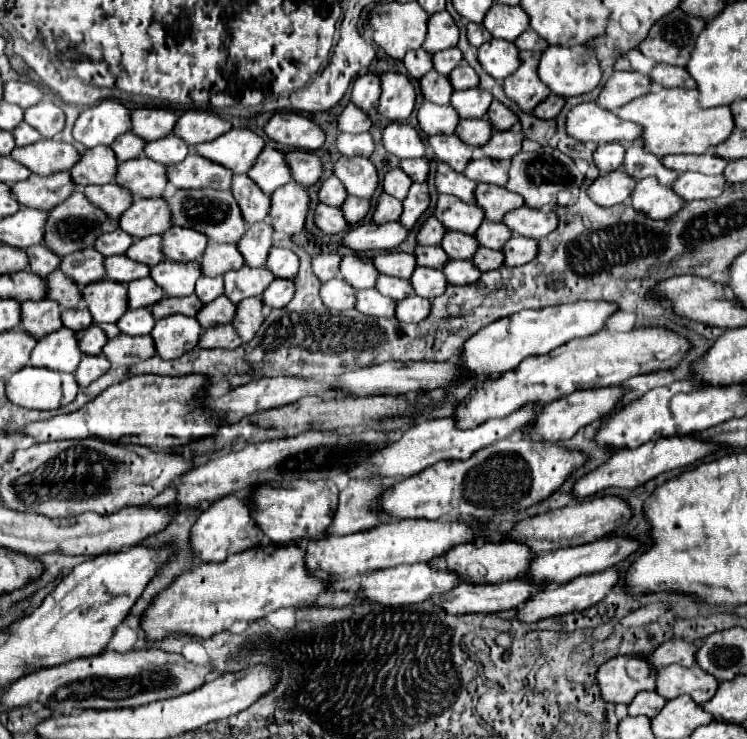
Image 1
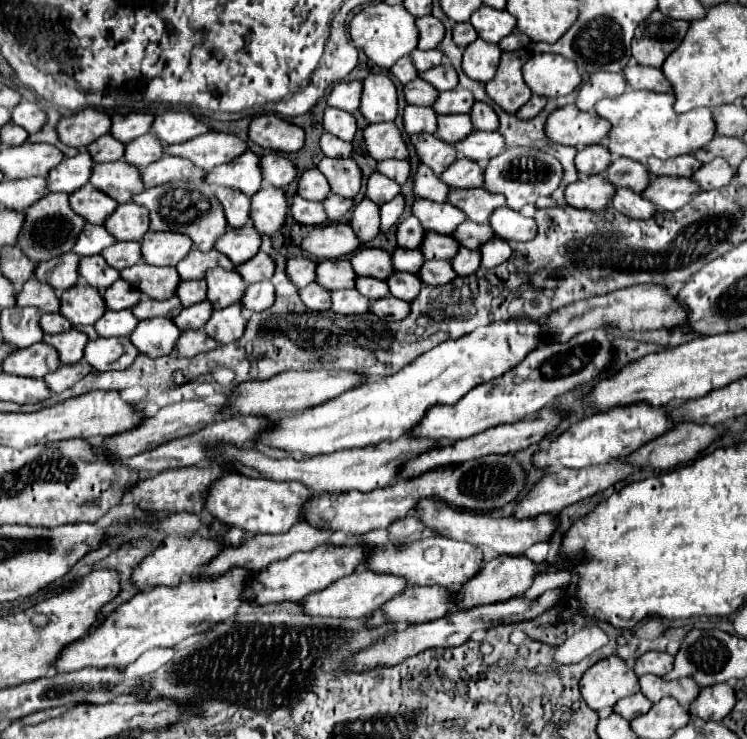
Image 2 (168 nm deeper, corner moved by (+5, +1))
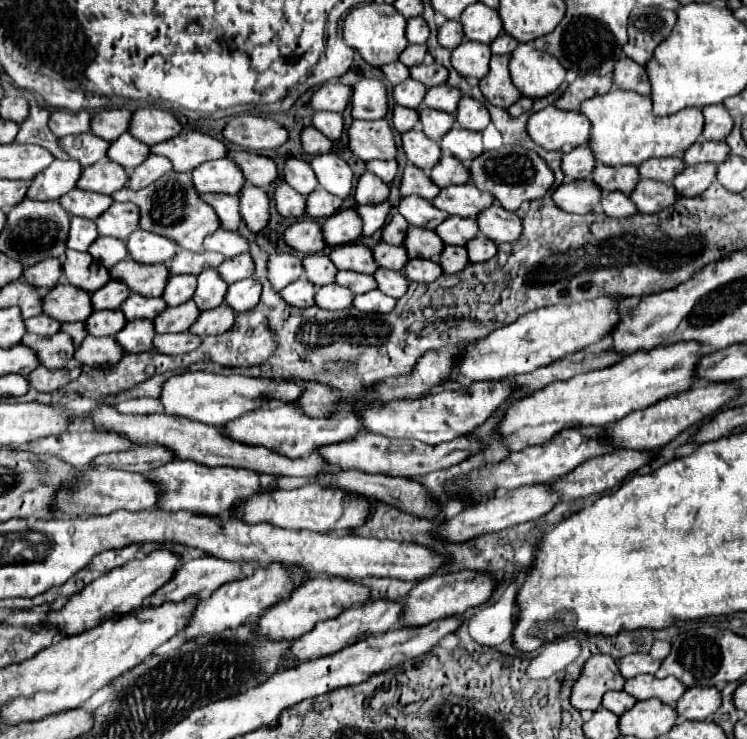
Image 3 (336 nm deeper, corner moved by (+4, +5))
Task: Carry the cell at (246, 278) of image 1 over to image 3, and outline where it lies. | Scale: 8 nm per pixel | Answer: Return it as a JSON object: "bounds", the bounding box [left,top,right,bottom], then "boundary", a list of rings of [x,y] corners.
{"bounds":[192,269,228,311],"boundary":[[[206,269],[202,271],[202,275],[198,275],[198,287],[192,295],[192,301],[196,303],[196,307],[200,311],[206,309],[214,309],[224,301],[228,285],[220,279],[216,269]]]}

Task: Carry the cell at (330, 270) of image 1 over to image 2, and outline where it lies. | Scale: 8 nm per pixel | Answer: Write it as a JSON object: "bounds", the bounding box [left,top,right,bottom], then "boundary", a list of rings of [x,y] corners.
{"bounds":[287,257,317,287],"boundary":[[[295,257],[295,259],[287,261],[287,275],[291,277],[291,281],[297,287],[307,287],[309,283],[313,283],[317,279],[315,267],[317,267],[315,261],[311,261],[307,257]]]}

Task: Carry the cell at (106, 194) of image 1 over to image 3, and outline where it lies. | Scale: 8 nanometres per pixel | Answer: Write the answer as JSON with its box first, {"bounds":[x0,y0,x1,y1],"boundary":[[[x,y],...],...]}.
{"bounds":[58,189,114,219],"boundary":[[[74,189],[74,191],[68,191],[66,195],[62,195],[58,199],[58,203],[62,203],[62,207],[70,215],[96,219],[114,203],[114,199],[110,195],[100,195],[100,193],[92,193],[92,191]]]}

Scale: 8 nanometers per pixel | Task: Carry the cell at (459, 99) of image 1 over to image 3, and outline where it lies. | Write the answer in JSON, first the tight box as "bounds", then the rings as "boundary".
{"bounds":[424,85,462,113],"boundary":[[[436,85],[436,87],[430,87],[426,91],[424,105],[430,107],[430,109],[446,111],[446,113],[456,113],[456,107],[458,107],[460,99],[462,99],[460,89],[450,87],[450,85]]]}

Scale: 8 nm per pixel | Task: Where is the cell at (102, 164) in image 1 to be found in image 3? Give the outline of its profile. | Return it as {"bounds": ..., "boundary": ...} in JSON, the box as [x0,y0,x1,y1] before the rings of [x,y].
{"bounds":[26,159,82,201],"boundary":[[[56,159],[54,163],[50,163],[50,167],[46,167],[46,171],[40,171],[30,181],[26,197],[28,199],[42,199],[42,201],[58,199],[76,187],[80,173],[82,173],[82,167],[74,159],[68,159],[68,161]]]}

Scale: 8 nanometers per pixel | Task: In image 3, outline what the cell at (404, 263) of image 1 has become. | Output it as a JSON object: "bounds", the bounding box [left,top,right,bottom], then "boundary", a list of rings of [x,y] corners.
{"bounds":[328,243,378,275],"boundary":[[[346,243],[346,247],[334,247],[328,253],[328,257],[338,269],[358,271],[358,273],[366,273],[366,275],[372,275],[378,269],[378,265],[372,257],[372,251],[360,243]]]}

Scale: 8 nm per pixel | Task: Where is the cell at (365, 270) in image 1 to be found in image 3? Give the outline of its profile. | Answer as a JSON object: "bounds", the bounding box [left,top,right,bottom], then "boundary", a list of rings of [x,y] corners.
{"bounds":[302,255,338,287],"boundary":[[[308,255],[302,259],[302,265],[304,265],[304,277],[316,287],[334,283],[334,277],[338,273],[334,263],[326,255]]]}

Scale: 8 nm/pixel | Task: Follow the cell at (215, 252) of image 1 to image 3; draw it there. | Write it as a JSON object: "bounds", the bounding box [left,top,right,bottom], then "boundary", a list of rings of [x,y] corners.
{"bounds":[168,251,224,275],"boundary":[[[176,251],[176,255],[172,257],[168,271],[170,275],[180,275],[180,273],[188,273],[188,275],[200,275],[206,267],[216,269],[220,263],[224,261],[222,255],[218,253],[192,253],[192,251]]]}

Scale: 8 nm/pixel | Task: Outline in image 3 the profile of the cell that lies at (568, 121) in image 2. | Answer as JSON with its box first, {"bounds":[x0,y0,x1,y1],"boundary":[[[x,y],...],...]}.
{"bounds":[526,105,590,153],"boundary":[[[550,105],[530,115],[526,133],[534,143],[548,151],[568,153],[574,147],[588,143],[590,121],[580,111],[562,111]]]}

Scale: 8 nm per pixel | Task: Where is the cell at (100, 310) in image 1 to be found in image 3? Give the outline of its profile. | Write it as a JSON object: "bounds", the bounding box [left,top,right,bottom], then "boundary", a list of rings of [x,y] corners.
{"bounds":[42,283,92,323],"boundary":[[[58,283],[42,297],[42,311],[60,323],[86,321],[92,313],[90,295],[70,283]]]}

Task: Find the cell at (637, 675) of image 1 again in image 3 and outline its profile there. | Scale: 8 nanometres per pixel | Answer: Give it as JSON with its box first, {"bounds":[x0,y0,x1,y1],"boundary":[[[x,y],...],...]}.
{"bounds":[570,655,624,711],"boundary":[[[594,655],[586,661],[580,677],[576,679],[570,695],[570,703],[578,711],[596,711],[606,691],[618,691],[624,687],[624,679],[618,673],[618,665],[610,655]]]}

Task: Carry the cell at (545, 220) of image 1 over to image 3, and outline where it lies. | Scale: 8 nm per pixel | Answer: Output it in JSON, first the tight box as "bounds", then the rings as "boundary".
{"bounds":[476,203,522,243],"boundary":[[[498,203],[476,215],[476,223],[482,235],[494,243],[514,241],[522,233],[522,221],[516,213],[502,209]]]}

